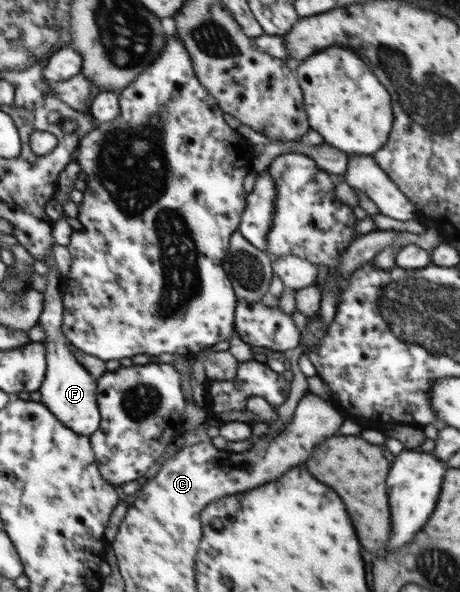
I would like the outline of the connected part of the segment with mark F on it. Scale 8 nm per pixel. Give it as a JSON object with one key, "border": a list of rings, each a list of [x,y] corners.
{"border":[[[52,240],[52,245],[48,247],[50,251],[43,259],[43,262],[50,268],[48,268],[48,275],[46,276],[48,281],[46,290],[41,293],[44,299],[44,311],[42,311],[37,323],[46,333],[42,345],[44,350],[46,350],[47,369],[44,381],[42,381],[39,389],[40,398],[42,399],[40,402],[46,405],[58,420],[62,421],[66,427],[72,429],[76,434],[90,436],[99,429],[102,422],[97,403],[97,378],[90,375],[88,370],[70,351],[70,342],[61,330],[61,325],[63,324],[62,288],[64,285],[63,276],[58,269],[54,253],[52,252],[54,245],[55,241]]]}

